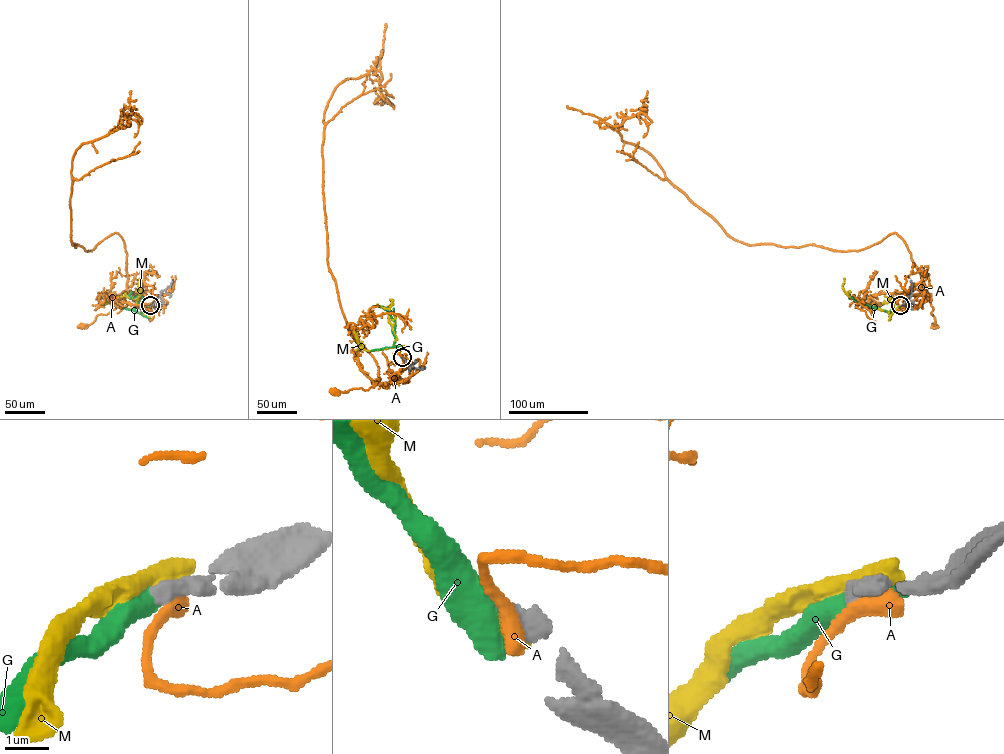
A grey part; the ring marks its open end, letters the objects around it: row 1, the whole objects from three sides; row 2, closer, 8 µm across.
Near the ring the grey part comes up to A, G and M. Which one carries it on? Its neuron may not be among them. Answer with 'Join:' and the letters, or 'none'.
Join: none

